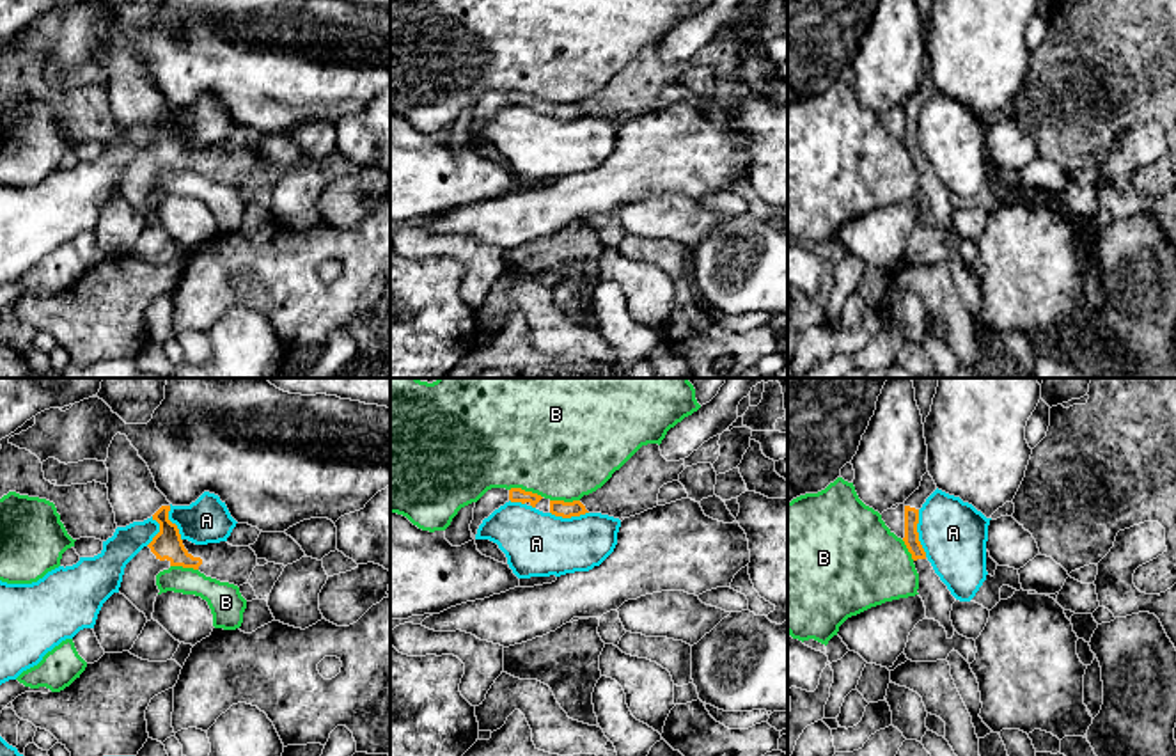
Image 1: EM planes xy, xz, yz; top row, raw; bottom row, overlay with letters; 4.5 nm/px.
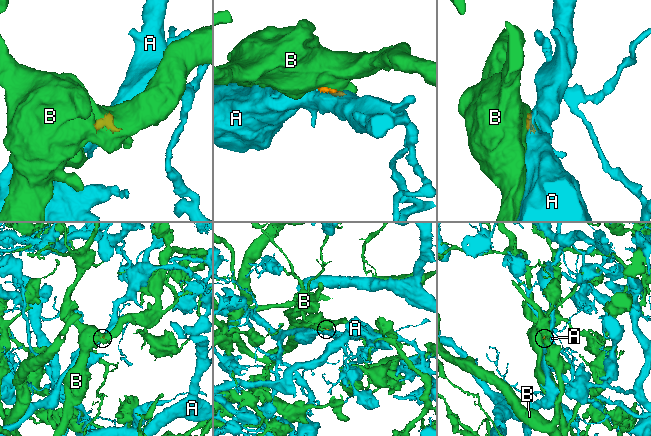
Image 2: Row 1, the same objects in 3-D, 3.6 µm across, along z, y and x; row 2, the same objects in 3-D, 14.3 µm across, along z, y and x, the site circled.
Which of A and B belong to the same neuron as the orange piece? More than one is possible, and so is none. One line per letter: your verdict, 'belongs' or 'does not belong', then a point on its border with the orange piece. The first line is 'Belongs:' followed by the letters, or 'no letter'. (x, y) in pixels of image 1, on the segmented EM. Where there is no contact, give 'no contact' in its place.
Belongs: no letter
A: does not belong; contact yz (917, 533)
B: does not belong; contact xz (524, 490)

